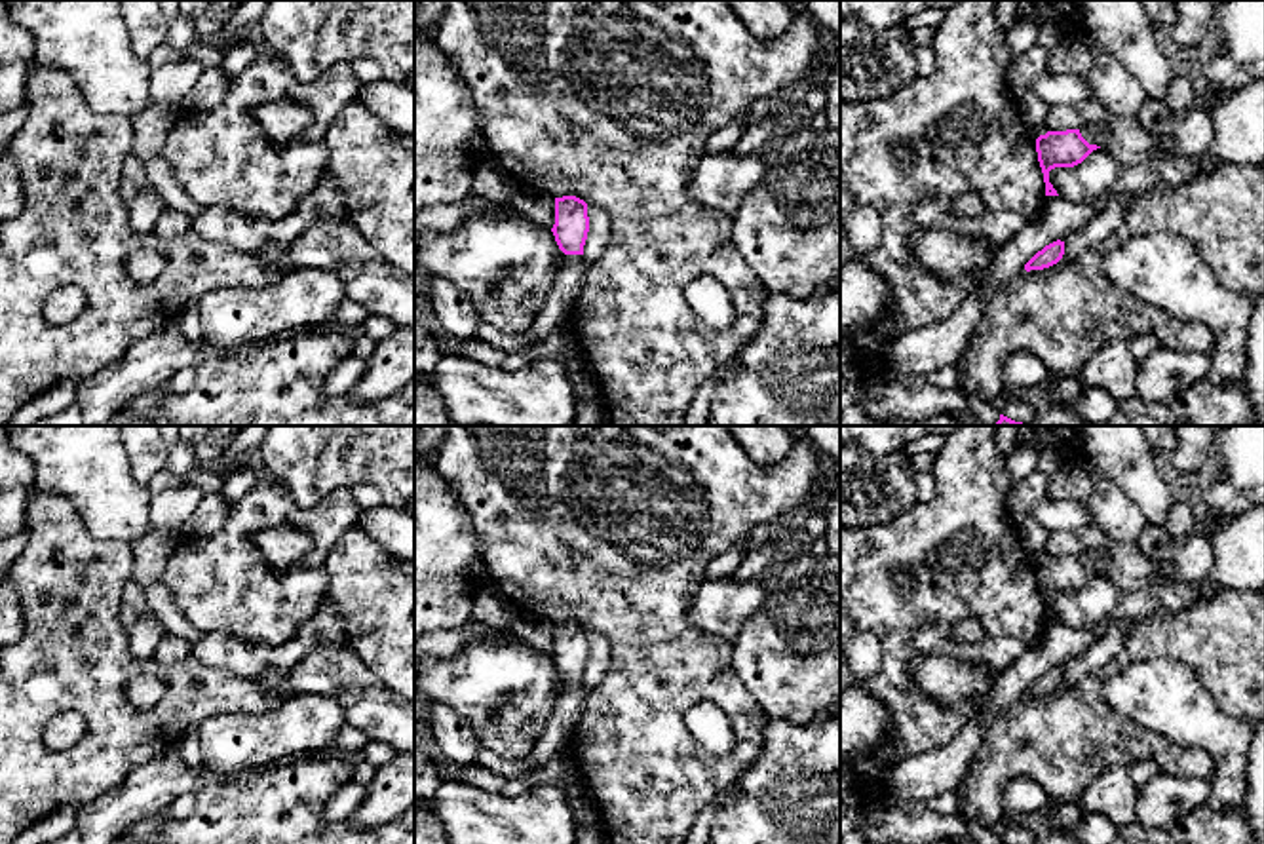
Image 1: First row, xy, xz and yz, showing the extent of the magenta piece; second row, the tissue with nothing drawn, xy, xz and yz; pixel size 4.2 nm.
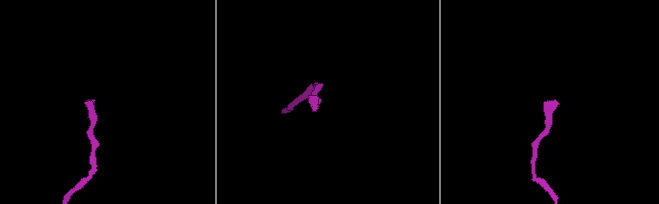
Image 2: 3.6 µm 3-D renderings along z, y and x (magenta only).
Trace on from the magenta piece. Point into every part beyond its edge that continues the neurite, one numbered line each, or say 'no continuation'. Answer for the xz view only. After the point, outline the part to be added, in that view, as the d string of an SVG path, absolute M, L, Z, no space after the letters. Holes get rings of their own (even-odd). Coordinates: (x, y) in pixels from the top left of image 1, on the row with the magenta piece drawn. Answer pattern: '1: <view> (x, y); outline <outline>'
1: xz (569, 282); outline M566 255L563 268L547 293L544 308L538 312L530 327L530 344L544 342L561 323L568 319L587 276L587 262L584 255Z

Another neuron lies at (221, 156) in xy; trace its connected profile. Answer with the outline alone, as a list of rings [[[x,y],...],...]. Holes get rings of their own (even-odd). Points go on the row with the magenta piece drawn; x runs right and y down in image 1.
[[[268,49],[234,78],[224,101],[213,110],[184,110],[167,133],[162,156],[173,165],[177,181],[201,207],[224,207],[278,221],[316,190],[327,165],[325,135],[338,112],[355,97],[359,84],[350,63],[335,63],[314,82],[302,84],[289,63]],[[291,99],[304,103],[312,124],[285,146],[276,146],[264,135],[259,108],[266,103]]]

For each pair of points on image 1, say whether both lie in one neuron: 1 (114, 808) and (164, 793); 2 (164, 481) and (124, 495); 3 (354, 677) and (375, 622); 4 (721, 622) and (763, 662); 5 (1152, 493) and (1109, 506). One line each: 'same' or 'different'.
1: same
2: different
3: different
4: different
5: different

